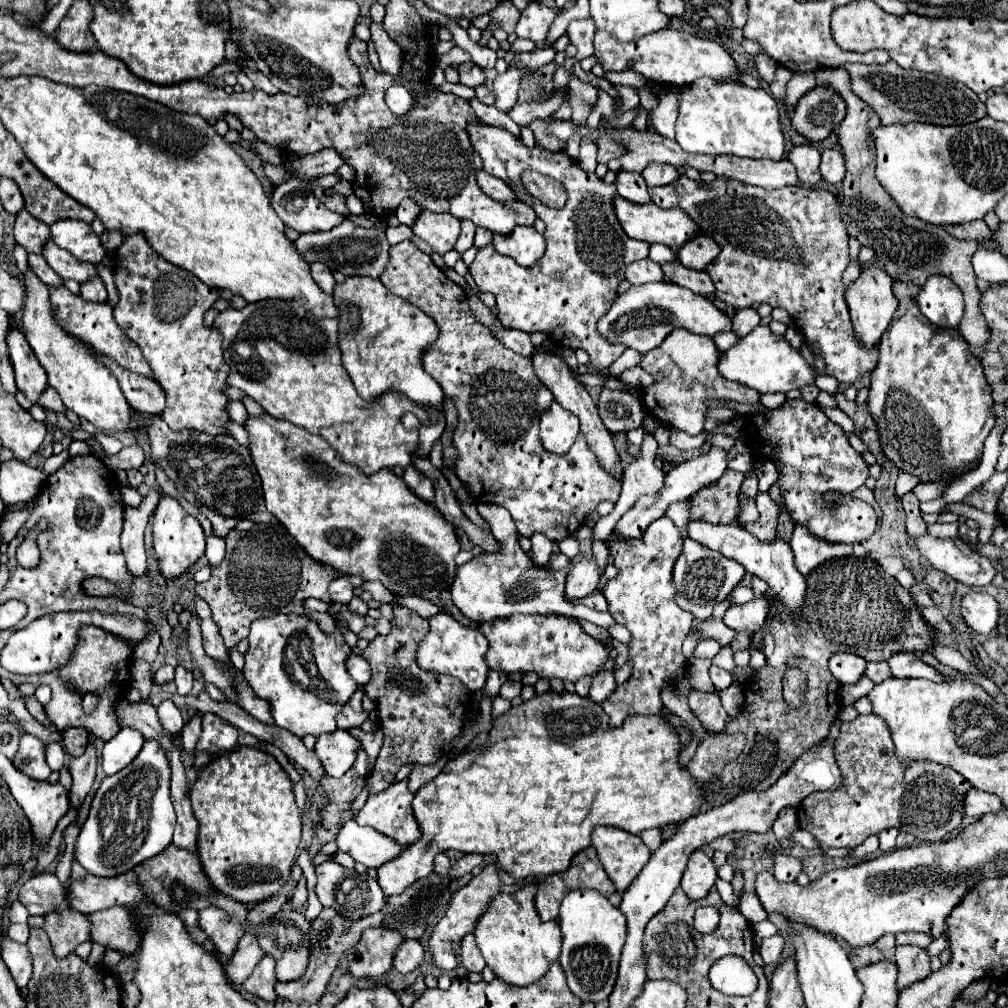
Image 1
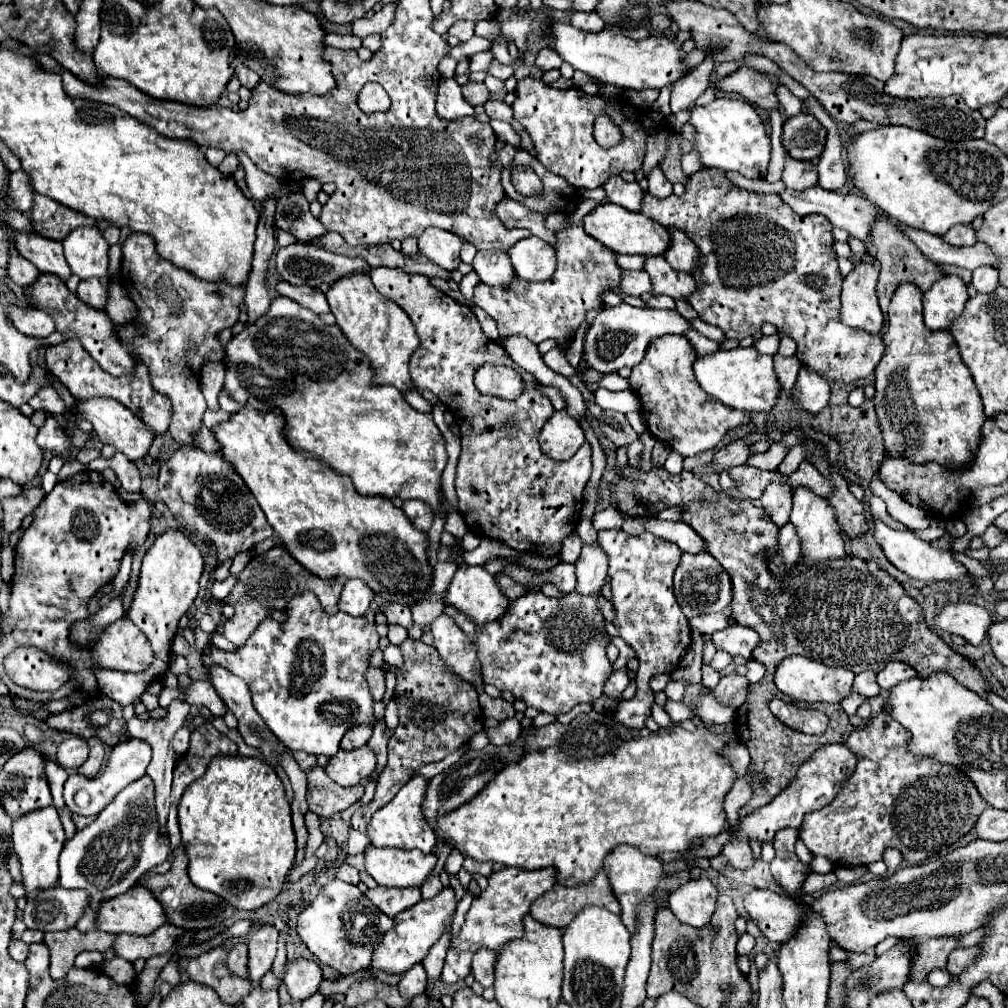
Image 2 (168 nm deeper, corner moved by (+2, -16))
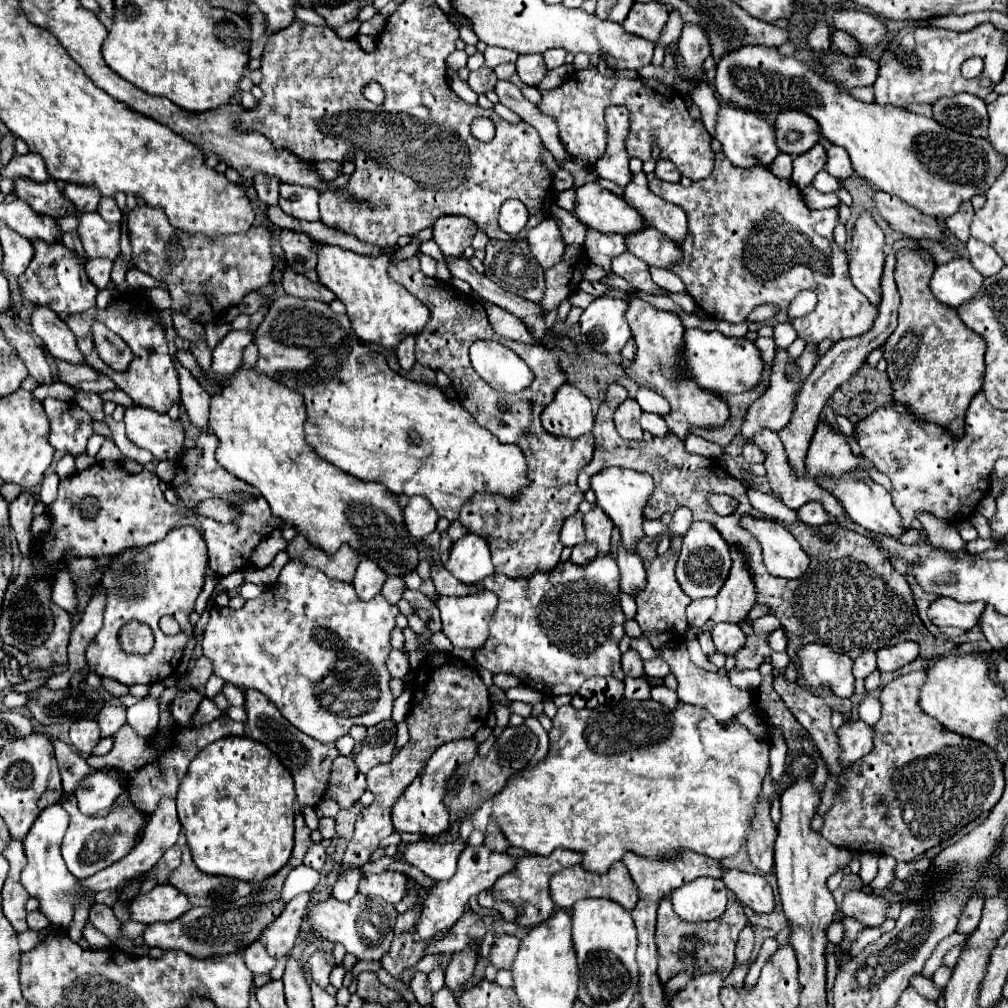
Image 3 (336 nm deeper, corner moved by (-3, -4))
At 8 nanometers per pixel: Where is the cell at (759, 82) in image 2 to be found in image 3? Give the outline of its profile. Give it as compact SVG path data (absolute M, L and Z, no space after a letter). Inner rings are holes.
M744 46L738 48L736 52L728 52L718 58L716 62L716 78L714 78L714 88L720 100L756 112L764 118L776 116L782 110L800 110L808 116L812 116L818 126L820 134L824 140L828 140L834 146L846 148L850 154L854 170L868 182L872 182L878 190L888 192L898 196L900 200L912 204L920 212L928 216L952 216L958 206L964 200L970 200L974 194L986 192L990 184L996 180L996 176L1004 168L1004 160L996 150L990 146L988 140L984 138L974 138L966 134L956 134L950 128L940 126L936 120L912 114L904 108L892 106L892 104L866 104L856 100L850 92L840 88L836 82L826 80L826 76L814 72L810 66L804 62L796 60L794 56L782 56L778 48L768 48L768 46Z

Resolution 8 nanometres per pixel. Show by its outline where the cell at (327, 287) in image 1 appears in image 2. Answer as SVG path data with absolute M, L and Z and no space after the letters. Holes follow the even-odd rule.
M279 282L277 284L277 292L281 296L287 296L291 300L295 300L297 304L317 312L317 314L325 314L329 312L329 304L325 294L319 288L311 288L311 286L293 286L287 282Z

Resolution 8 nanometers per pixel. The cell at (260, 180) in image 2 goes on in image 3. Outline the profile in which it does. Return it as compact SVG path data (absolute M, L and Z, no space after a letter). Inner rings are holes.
M260 174L260 176L254 178L254 186L256 186L258 198L262 202L266 202L268 206L278 204L278 186L280 186L278 178L270 178L270 176L262 176Z

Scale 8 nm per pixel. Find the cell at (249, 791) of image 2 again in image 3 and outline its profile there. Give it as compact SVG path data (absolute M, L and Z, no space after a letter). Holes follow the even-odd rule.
M232 736L202 748L190 762L176 796L178 818L196 866L206 874L230 876L256 884L276 874L288 862L294 846L294 800L292 774L264 744L246 736Z

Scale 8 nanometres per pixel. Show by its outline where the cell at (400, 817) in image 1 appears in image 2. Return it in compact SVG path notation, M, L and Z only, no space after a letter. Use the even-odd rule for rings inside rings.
M415 776L409 780L409 784L405 784L397 796L385 804L381 810L377 810L367 826L367 836L371 840L373 846L381 846L381 848L403 848L403 850L413 850L419 848L421 852L431 852L437 844L437 838L433 834L433 830L429 828L429 824L423 818L421 812L421 800L425 796L425 788L427 788L427 780Z

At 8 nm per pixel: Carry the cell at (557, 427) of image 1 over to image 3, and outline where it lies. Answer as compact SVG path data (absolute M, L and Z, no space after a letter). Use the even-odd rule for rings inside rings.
M562 384L554 394L554 400L542 410L542 426L552 436L580 438L590 432L594 424L594 412L590 400L572 384Z

